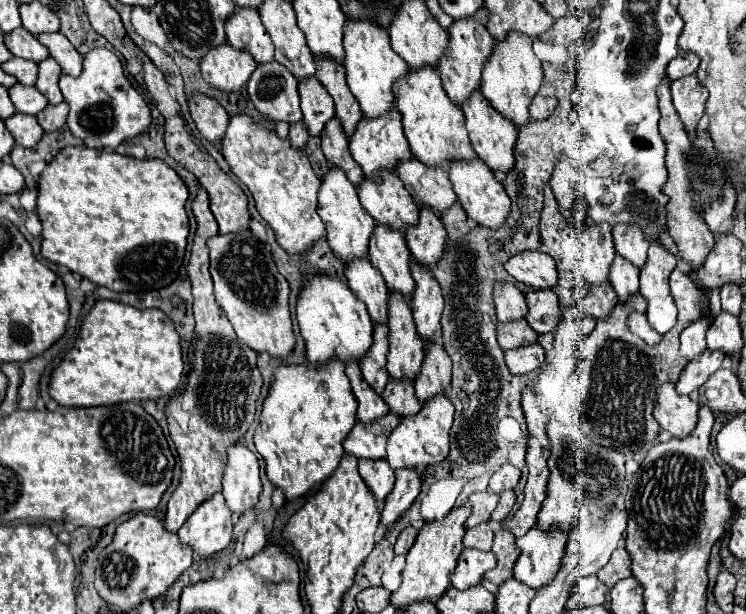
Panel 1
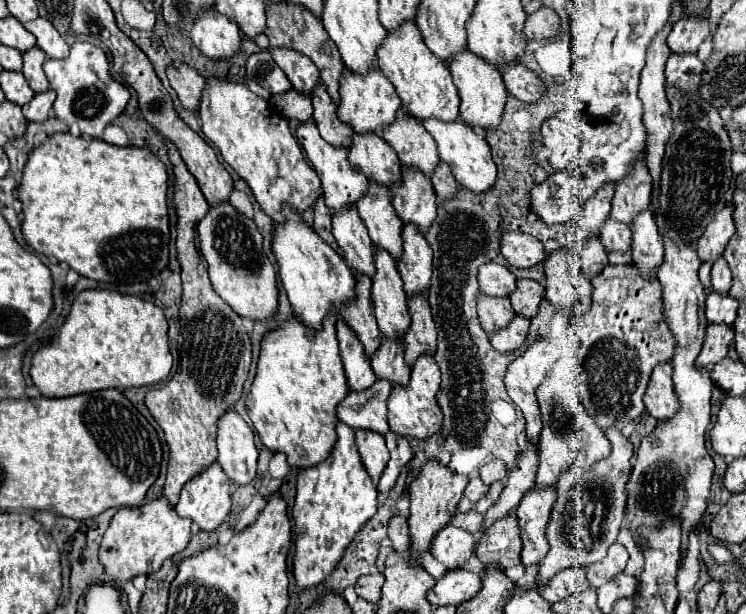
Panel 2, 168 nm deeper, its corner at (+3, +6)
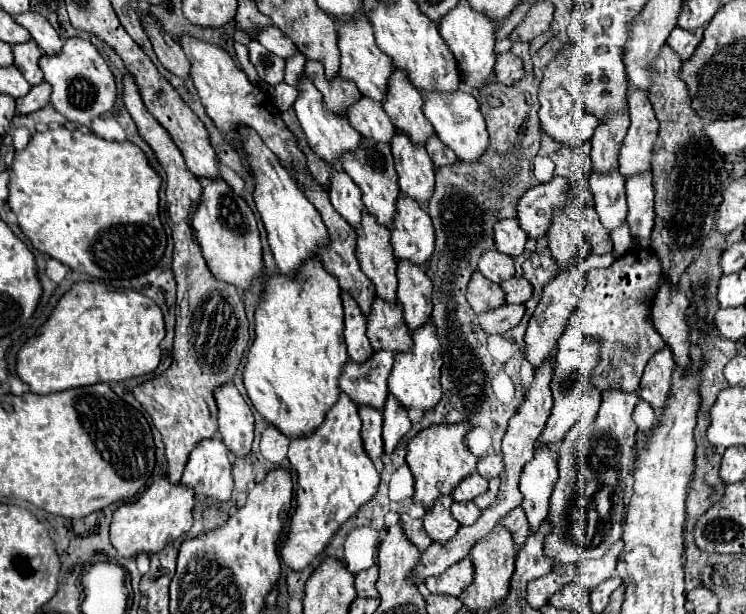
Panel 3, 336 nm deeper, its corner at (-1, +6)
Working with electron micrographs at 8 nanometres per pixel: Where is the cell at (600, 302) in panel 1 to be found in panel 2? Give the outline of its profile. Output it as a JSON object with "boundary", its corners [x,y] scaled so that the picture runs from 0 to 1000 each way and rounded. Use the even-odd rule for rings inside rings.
{"boundary":[[[794,384],[788,388],[780,404],[777,404],[777,423],[780,423],[780,440],[786,453],[796,453],[796,446],[804,446],[804,440],[815,430],[815,414],[807,394]]]}

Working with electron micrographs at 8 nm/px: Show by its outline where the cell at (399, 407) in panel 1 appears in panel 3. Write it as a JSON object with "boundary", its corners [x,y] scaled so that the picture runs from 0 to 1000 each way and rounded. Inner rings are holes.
{"boundary":[[[501,485],[499,511],[493,515],[493,550],[501,570],[520,570],[525,577],[547,573],[552,547],[542,524],[539,498]]]}

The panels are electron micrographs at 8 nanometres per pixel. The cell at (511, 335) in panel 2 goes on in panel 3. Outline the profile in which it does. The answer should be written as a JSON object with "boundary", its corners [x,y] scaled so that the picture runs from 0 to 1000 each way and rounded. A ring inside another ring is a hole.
{"boundary":[[[676,495],[665,505],[657,505],[651,511],[641,515],[641,524],[646,531],[646,537],[651,544],[670,544],[676,547],[678,541],[684,541],[686,534],[692,534],[697,528],[697,521],[705,511],[705,498],[702,495]]]}

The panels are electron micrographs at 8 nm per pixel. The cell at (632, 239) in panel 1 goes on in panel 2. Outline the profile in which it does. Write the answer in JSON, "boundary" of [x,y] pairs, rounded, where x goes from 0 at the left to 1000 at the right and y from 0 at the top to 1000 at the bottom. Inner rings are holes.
{"boundary":[[[855,257],[853,267],[847,270],[847,280],[839,290],[834,290],[826,303],[826,316],[820,322],[820,352],[826,352],[826,358],[836,362],[839,368],[845,368],[847,355],[858,342],[869,339],[874,309],[877,309],[877,296],[866,270],[866,261]]]}

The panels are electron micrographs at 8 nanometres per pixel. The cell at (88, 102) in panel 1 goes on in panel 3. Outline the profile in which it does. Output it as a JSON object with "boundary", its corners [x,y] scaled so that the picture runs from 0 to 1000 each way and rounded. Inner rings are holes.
{"boundary":[[[94,62],[78,91],[54,94],[59,130],[70,140],[70,173],[94,199],[121,205],[126,192],[147,182],[155,169],[155,130],[129,75],[115,62]]]}

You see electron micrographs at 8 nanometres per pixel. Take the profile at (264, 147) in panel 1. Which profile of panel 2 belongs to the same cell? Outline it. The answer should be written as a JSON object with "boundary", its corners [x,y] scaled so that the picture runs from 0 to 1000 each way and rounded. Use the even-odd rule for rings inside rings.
{"boundary":[[[282,124],[268,156],[268,199],[276,225],[290,235],[298,257],[319,287],[335,300],[343,329],[367,362],[381,358],[375,349],[381,329],[397,336],[399,345],[408,345],[432,316],[429,290],[413,270],[399,228],[386,208],[386,195],[370,182],[362,166],[335,150],[330,137]]]}

